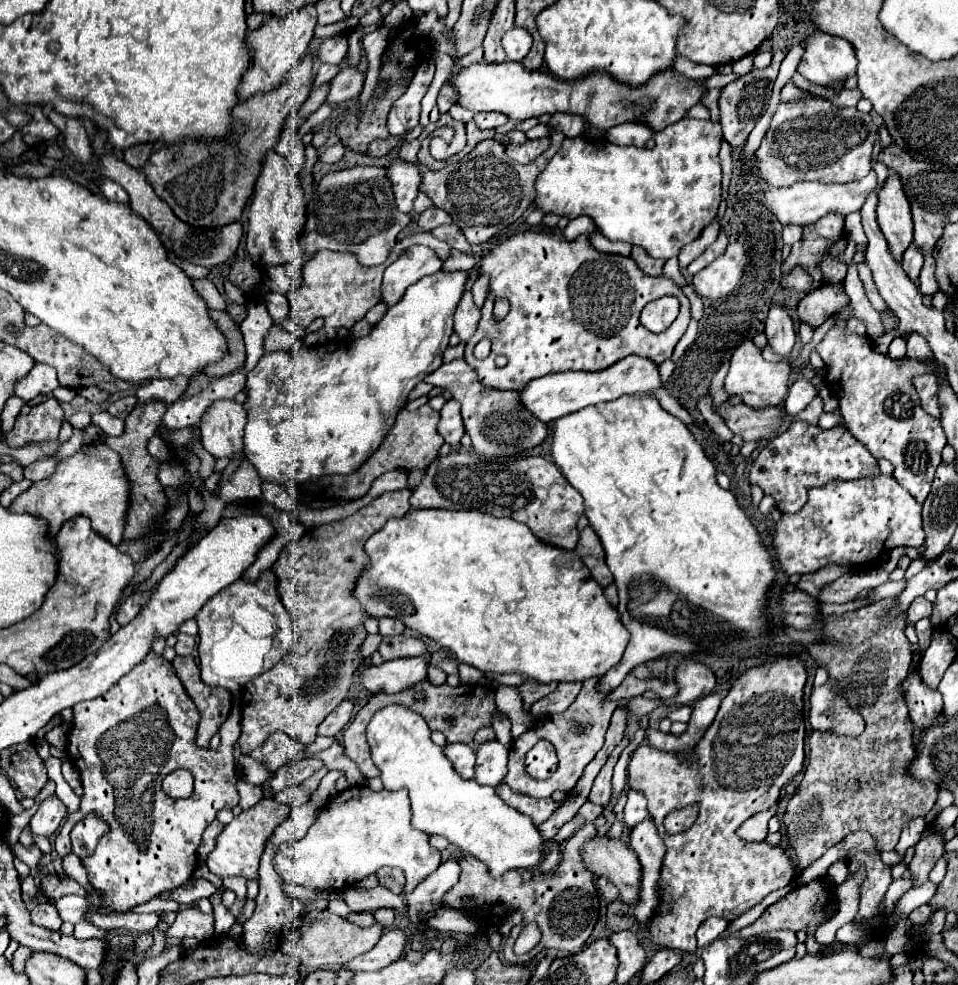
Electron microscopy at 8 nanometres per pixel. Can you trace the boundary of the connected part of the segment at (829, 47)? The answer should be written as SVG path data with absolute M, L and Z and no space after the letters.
M824 32L806 38L806 52L798 64L798 72L812 84L832 86L856 74L854 48L848 40Z

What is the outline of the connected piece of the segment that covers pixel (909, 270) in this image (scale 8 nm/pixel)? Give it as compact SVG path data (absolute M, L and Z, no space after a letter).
M910 244L910 246L906 248L906 252L902 254L902 268L904 268L904 272L908 274L908 278L910 278L916 286L920 286L918 274L920 274L920 270L922 270L922 264L924 264L924 260L922 260L922 256L920 256L920 250L914 248L914 244Z

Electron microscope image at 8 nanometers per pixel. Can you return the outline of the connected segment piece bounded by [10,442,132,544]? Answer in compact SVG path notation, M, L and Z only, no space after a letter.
M98 442L60 460L56 464L56 472L46 480L34 482L12 502L10 510L44 516L50 524L50 534L56 534L68 518L84 514L92 520L92 526L106 536L108 542L120 544L120 540L124 540L126 514L130 510L130 490L132 486L120 454L108 444Z

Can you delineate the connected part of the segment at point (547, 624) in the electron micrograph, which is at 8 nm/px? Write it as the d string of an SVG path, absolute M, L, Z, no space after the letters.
M412 510L408 512L408 516L402 516L400 520L388 520L386 526L366 542L366 552L370 556L370 568L360 576L358 586L356 586L356 596L364 604L366 612L376 618L390 616L390 618L402 620L408 628L416 630L422 636L436 640L444 650L450 650L452 654L456 654L460 662L470 664L482 672L492 672L492 674L514 674L516 672L524 680L536 680L542 684L584 682L590 678L600 678L610 668L614 668L622 660L624 650L630 642L630 634L626 626L622 624L618 610L606 600L602 586L592 578L586 564L580 562L578 552L558 548L554 544L550 546L548 542L538 540L526 524L516 522L512 518L494 518L490 514L482 514L476 510L462 510L462 512Z

